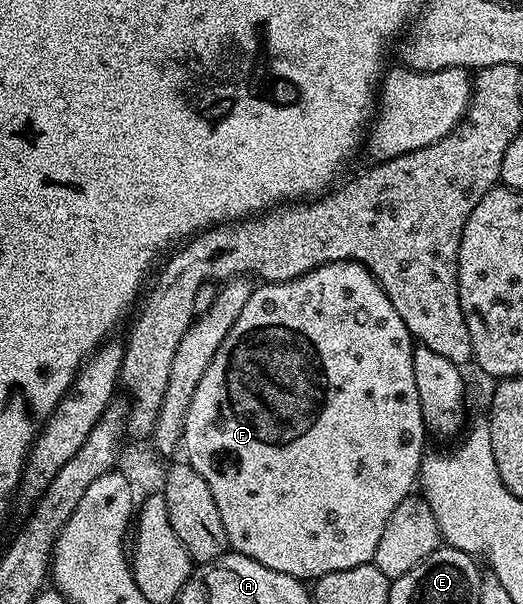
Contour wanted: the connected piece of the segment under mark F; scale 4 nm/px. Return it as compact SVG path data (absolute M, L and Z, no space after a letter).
M352 260L330 262L293 280L277 284L261 283L259 286L253 287L250 302L246 302L242 314L238 314L238 322L234 322L234 326L230 326L230 334L226 334L222 346L218 346L218 354L214 354L214 358L210 358L210 366L206 366L206 374L202 374L202 382L198 382L198 390L194 390L194 398L190 402L190 410L186 414L182 437L182 452L188 455L185 456L187 463L192 464L194 470L198 470L198 474L202 474L202 478L206 478L206 486L210 486L210 494L214 494L214 502L218 502L218 514L222 514L222 526L226 526L226 538L231 551L241 552L246 558L254 558L254 562L262 562L262 566L270 566L270 570L278 570L278 574L290 574L305 582L315 582L321 576L334 574L334 570L350 570L354 566L362 566L375 561L378 542L382 542L382 530L386 530L386 522L390 522L390 514L394 514L398 502L413 495L418 484L420 464L426 455L426 447L424 448L426 425L422 418L422 406L418 402L418 386L414 386L413 347L413 338L406 330L406 322L402 322L402 318L398 318L398 310L394 310L394 302L390 302L387 294L380 289L380 283L372 277L370 270L366 270L361 264L356 264Z

